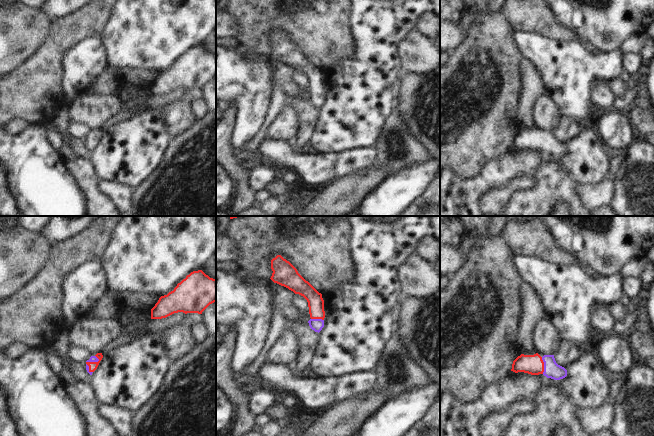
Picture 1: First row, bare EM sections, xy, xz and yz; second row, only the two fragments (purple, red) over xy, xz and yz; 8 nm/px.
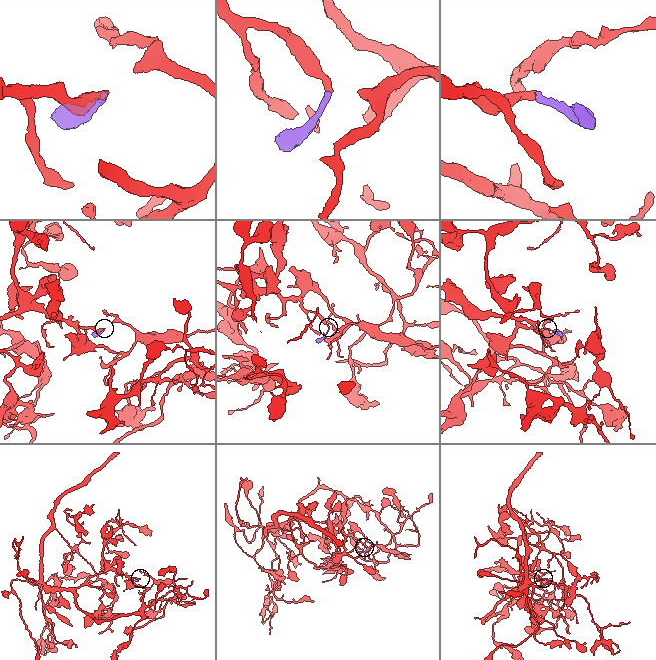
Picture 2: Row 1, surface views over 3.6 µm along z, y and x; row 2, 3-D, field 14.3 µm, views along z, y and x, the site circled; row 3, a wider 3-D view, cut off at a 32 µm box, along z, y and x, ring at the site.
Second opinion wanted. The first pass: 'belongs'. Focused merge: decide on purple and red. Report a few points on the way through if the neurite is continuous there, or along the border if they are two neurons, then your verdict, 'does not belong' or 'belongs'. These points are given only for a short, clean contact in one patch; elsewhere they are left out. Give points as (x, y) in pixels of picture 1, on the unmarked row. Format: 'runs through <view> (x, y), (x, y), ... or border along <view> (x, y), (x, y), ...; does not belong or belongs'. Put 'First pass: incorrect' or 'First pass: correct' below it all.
runs through yz (552, 146), (544, 141), (532, 140); belongs
First pass: correct

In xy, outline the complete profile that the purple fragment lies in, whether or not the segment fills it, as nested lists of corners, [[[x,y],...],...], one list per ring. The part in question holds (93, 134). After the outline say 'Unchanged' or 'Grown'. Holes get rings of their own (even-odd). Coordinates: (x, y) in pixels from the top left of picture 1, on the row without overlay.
[[[97,129],[95,132],[91,132],[90,135],[86,137],[86,146],[90,151],[92,151],[92,149],[97,145],[102,134],[102,129]]]. Grown.

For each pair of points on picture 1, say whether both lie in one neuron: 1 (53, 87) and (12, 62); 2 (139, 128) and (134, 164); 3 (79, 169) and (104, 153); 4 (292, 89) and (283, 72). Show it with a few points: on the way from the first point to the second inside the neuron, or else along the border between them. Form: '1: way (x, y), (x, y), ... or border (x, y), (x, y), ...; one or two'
1: border (37, 51), (10, 72); two
2: way (139, 137), (139, 143), (134, 148), (134, 155); one
3: border (88, 159), (93, 166), (94, 172), (100, 179); two
4: way (288, 85), (283, 80), (283, 76); one

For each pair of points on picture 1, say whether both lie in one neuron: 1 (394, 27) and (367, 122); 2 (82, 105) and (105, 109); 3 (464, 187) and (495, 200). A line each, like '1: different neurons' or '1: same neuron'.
1: same neuron
2: same neuron
3: different neurons

